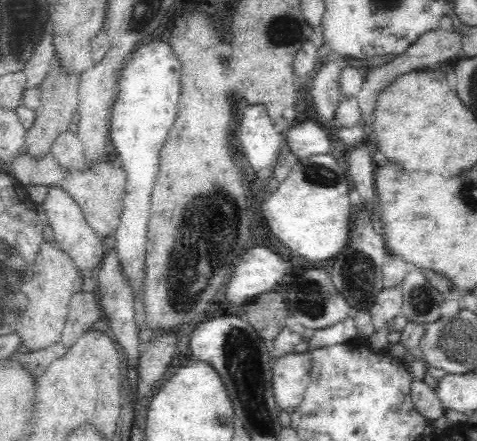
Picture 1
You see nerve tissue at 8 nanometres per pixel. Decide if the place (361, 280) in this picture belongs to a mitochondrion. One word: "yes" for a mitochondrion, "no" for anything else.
yes

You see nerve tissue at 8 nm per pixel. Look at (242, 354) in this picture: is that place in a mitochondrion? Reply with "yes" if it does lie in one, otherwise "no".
yes

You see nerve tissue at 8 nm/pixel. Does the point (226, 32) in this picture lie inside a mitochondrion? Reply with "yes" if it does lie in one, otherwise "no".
no

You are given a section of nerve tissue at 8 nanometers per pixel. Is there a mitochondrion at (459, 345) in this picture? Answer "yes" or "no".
yes

